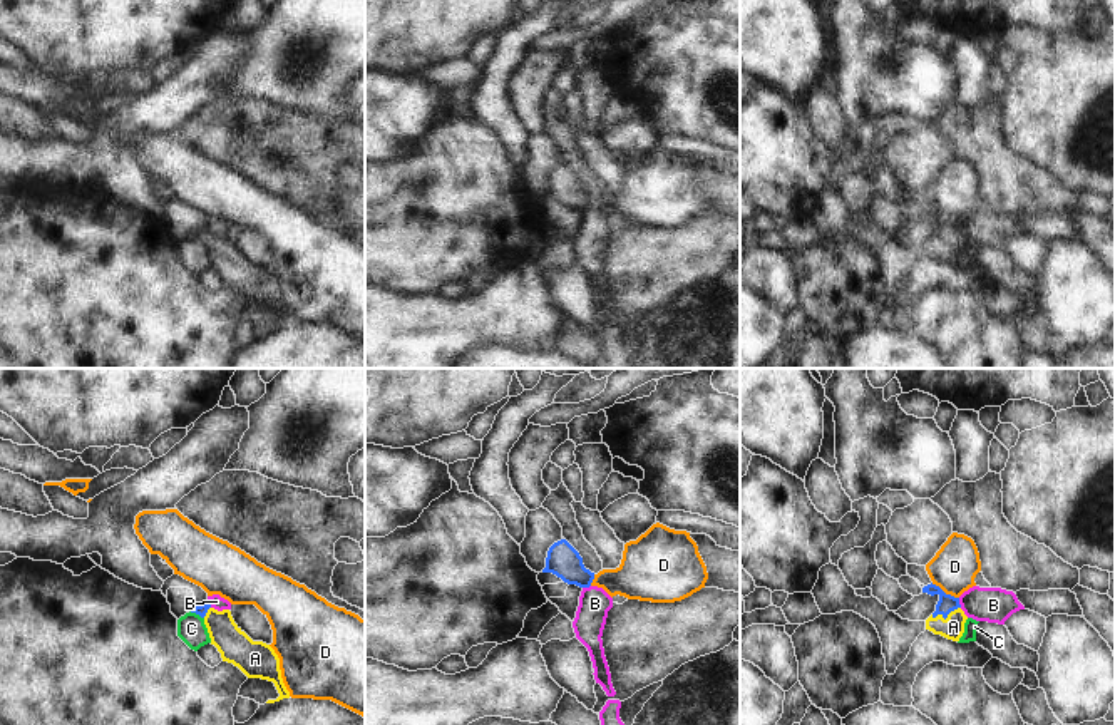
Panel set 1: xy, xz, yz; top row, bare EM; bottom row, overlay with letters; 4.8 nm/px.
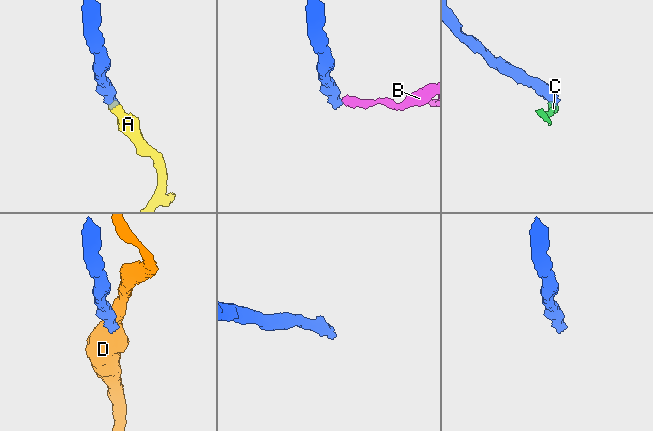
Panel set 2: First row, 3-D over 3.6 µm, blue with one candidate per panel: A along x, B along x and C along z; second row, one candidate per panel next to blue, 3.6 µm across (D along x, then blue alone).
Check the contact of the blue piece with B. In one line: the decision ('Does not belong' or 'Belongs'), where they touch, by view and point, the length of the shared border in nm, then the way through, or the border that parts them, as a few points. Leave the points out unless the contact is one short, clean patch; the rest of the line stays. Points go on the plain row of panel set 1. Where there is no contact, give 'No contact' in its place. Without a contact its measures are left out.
Does not belong. Touches blue at yz (958, 228). Shared border 50 nm. Boundary: yz (958, 223), (961, 231).

